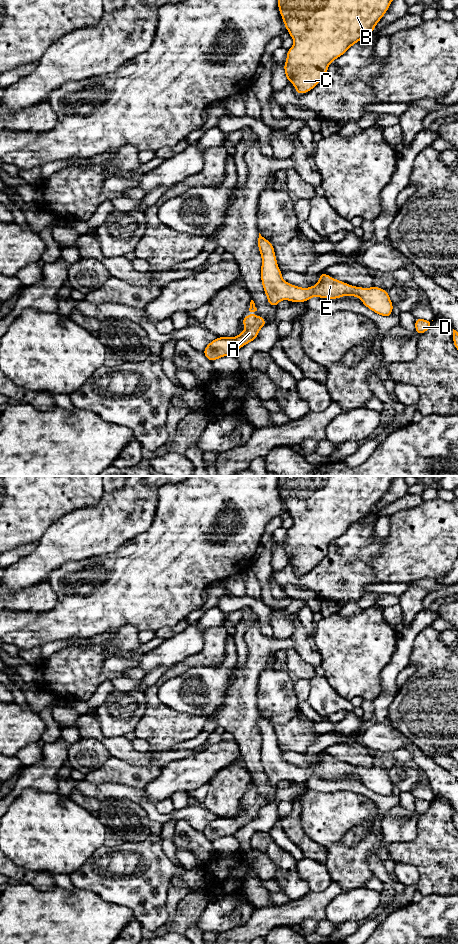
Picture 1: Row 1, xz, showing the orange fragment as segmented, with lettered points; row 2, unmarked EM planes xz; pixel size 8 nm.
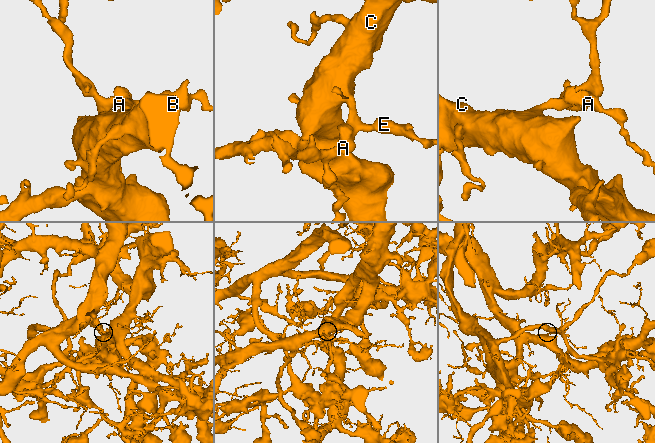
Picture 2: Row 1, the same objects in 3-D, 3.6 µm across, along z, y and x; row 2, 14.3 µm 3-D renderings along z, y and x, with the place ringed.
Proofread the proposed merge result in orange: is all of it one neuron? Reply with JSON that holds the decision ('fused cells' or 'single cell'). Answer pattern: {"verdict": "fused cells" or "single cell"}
{"verdict": "single cell"}

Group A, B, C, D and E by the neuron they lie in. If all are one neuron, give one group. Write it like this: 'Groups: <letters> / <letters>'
Groups: A B C D E

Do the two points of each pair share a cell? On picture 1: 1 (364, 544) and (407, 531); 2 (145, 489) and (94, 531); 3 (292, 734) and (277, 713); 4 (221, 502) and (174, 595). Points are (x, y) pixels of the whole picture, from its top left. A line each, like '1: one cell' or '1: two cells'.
1: two cells
2: one cell
3: two cells
4: one cell

